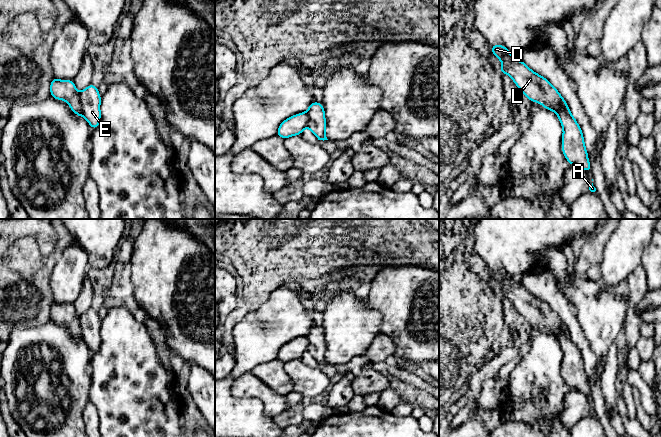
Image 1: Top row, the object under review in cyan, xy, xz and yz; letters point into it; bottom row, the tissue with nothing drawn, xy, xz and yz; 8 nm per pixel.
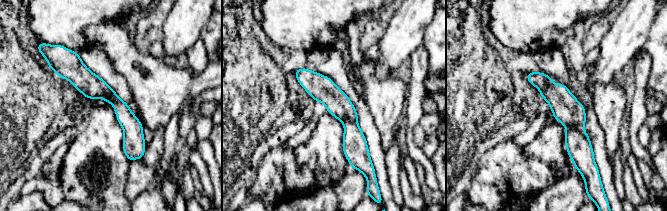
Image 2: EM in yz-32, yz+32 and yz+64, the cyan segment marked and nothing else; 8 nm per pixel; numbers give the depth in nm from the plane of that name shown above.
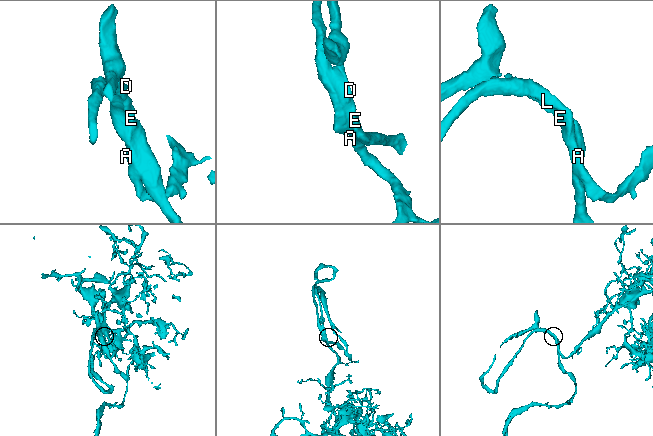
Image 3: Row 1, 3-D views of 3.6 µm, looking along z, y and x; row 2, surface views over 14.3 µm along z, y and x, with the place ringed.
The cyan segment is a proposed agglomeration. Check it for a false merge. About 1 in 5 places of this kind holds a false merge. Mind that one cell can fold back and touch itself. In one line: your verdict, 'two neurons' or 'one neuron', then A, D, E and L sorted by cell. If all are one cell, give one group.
one neuron | A D E L

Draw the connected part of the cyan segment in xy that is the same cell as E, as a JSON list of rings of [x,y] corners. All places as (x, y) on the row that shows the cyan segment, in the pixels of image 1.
[[[53,77],[50,94],[57,100],[66,101],[77,116],[86,119],[92,130],[99,126],[101,96],[97,86],[90,84],[79,93],[73,80],[59,80]]]

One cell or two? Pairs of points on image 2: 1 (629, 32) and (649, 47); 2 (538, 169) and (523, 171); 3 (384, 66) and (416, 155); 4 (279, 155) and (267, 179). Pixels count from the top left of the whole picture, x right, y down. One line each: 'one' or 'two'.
1: two
2: one
3: two
4: one

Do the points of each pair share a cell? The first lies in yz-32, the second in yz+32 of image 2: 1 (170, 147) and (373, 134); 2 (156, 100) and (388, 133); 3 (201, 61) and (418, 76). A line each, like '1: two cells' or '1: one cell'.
1: two cells
2: one cell
3: one cell

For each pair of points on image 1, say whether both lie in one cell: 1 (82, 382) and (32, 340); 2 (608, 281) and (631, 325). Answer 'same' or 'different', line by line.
1: same
2: different

